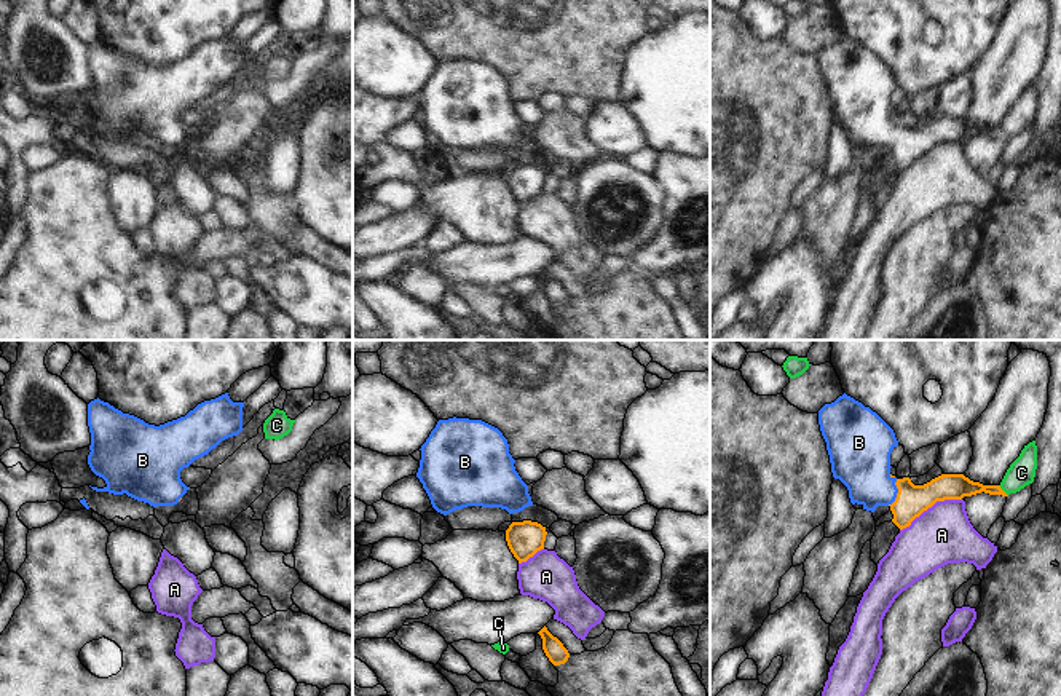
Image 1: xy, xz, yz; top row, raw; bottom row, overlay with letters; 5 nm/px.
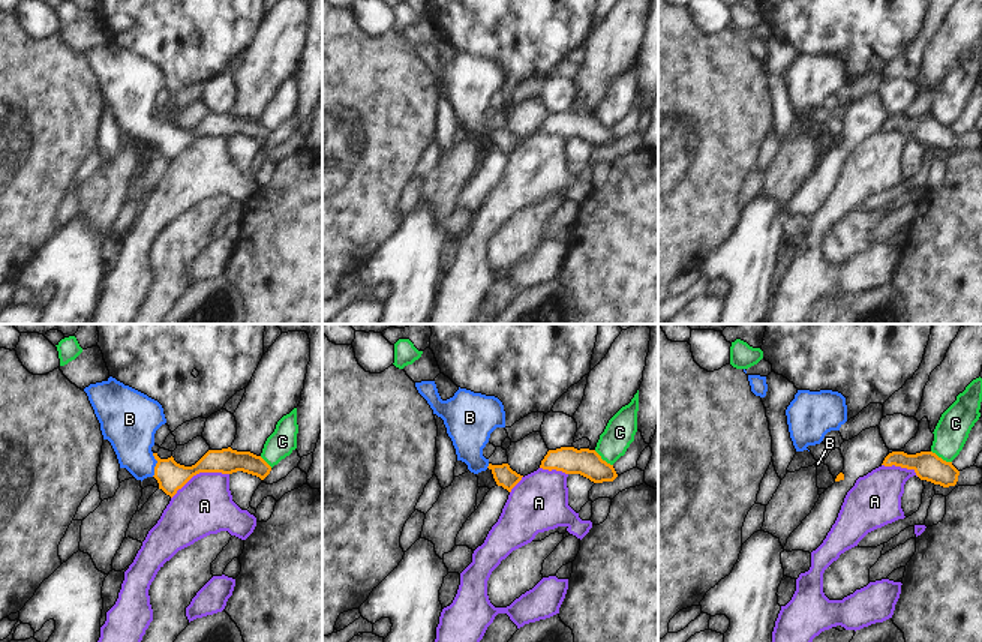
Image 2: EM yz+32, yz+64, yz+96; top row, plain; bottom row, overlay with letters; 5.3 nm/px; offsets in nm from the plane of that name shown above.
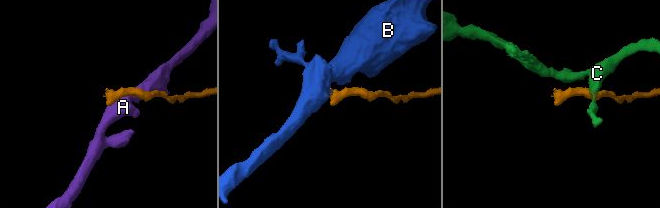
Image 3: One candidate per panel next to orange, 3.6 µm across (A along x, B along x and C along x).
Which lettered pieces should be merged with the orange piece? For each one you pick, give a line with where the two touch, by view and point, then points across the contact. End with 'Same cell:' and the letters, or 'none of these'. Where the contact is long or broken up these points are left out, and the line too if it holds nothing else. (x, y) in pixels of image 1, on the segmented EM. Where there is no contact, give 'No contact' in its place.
B: Touches orange at yz (899, 490). Path across: yz (911, 500), (899, 490), (860, 458)
Same cell: B.

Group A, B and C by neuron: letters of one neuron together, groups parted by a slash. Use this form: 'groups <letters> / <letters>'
groups A / B / C

